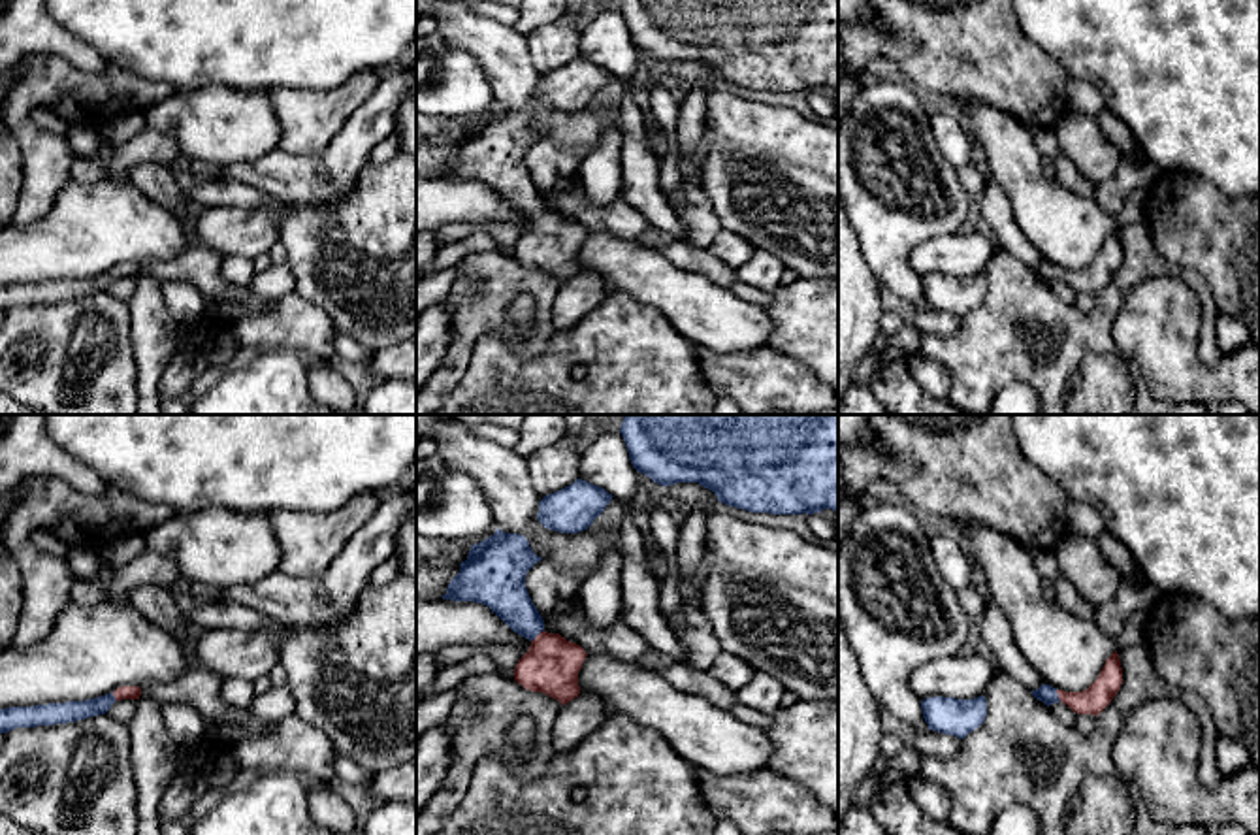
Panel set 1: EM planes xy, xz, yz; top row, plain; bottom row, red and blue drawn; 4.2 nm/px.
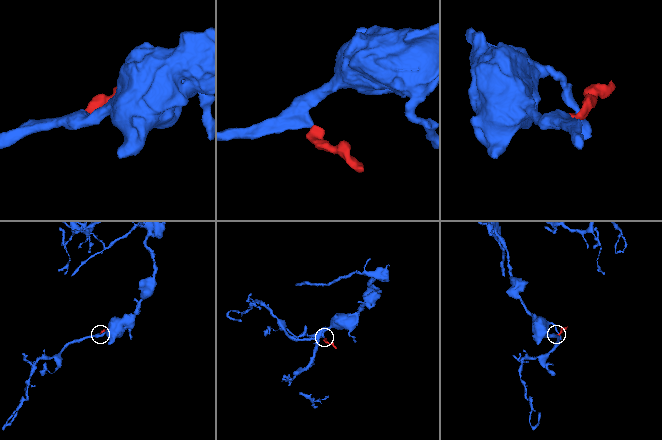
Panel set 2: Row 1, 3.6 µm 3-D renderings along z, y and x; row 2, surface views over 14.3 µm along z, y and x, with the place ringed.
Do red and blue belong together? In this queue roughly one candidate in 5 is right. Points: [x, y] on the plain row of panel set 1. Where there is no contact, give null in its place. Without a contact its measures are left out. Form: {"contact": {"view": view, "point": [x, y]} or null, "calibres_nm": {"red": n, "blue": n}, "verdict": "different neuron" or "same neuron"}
{"contact": {"view": "xz", "point": [537, 213]}, "calibres_nm": {"red": 240, "blue": 190}, "verdict": "same neuron"}

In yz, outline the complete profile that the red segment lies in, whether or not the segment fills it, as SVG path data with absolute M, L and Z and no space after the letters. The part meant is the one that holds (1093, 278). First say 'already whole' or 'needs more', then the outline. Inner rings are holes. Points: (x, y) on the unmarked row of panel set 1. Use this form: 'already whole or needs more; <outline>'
needs more; M1117 228L1106 237L1098 256L1083 270L1064 270L1049 262L1032 268L1032 273L1047 285L1062 279L1077 292L1098 294L1117 273L1123 262L1123 245Z

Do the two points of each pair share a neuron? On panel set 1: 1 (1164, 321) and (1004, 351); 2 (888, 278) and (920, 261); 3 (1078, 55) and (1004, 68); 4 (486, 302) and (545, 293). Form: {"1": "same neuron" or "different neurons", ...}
{"1": "different neurons", "2": "different neurons", "3": "different neurons", "4": "same neuron"}

